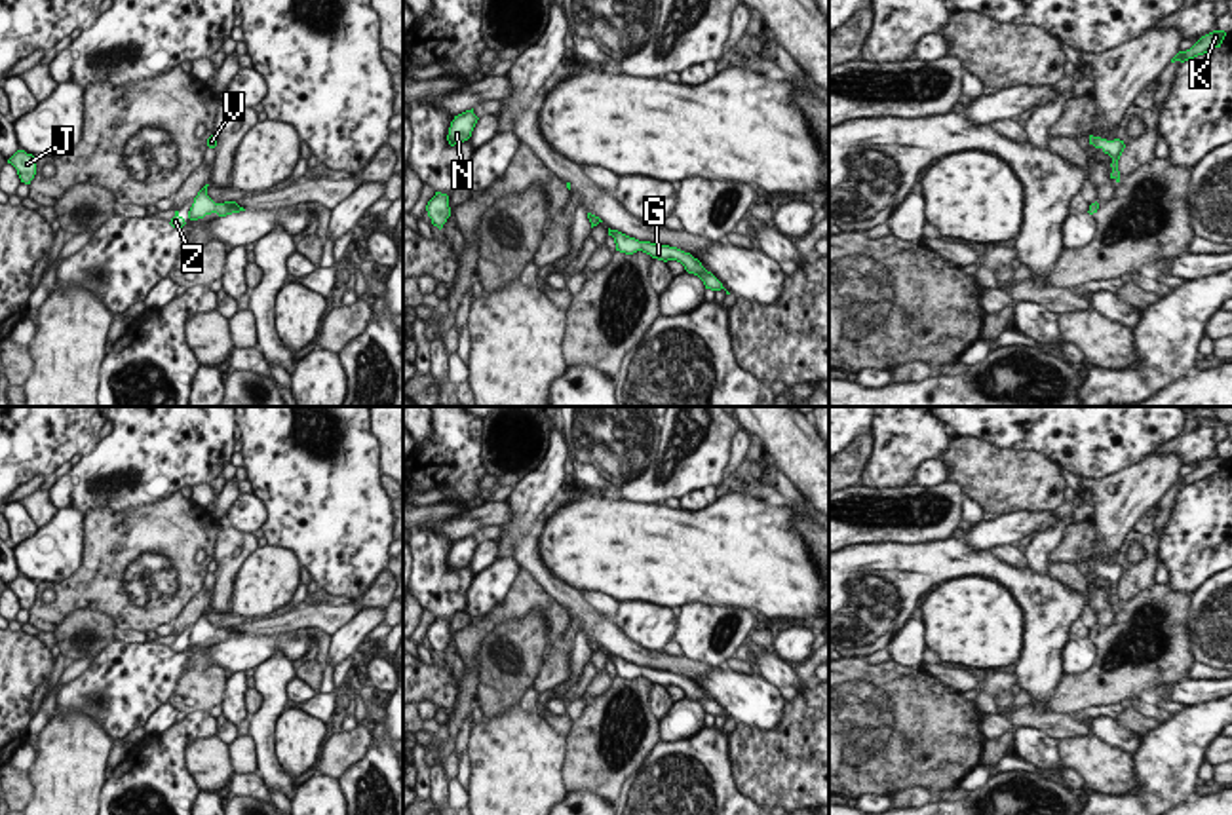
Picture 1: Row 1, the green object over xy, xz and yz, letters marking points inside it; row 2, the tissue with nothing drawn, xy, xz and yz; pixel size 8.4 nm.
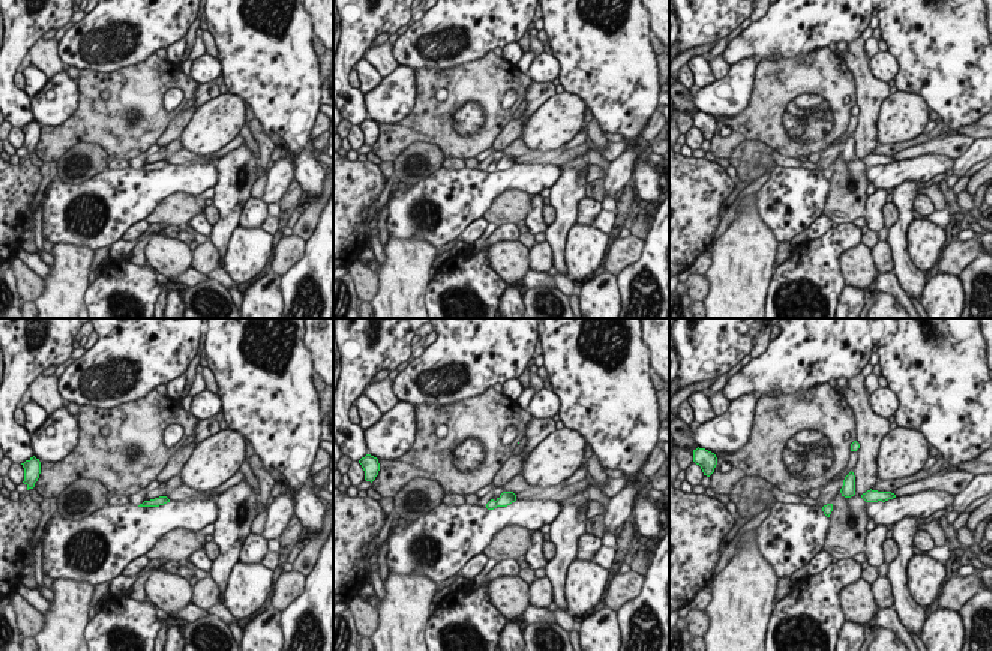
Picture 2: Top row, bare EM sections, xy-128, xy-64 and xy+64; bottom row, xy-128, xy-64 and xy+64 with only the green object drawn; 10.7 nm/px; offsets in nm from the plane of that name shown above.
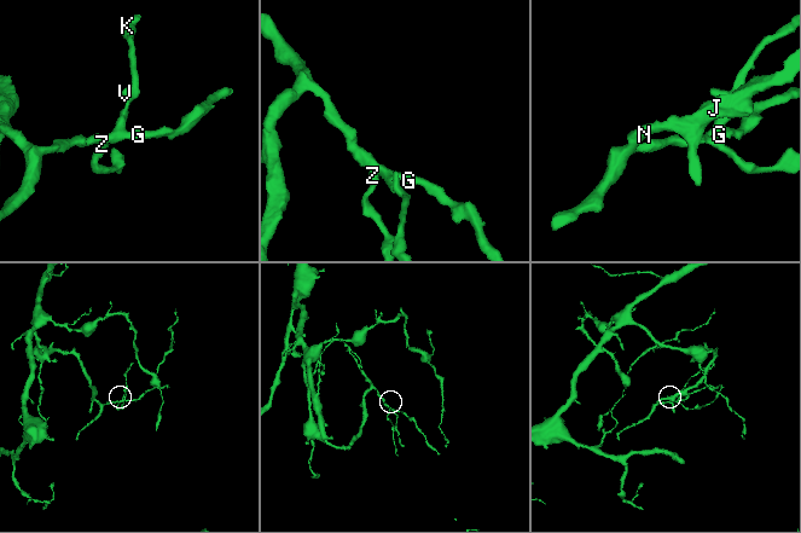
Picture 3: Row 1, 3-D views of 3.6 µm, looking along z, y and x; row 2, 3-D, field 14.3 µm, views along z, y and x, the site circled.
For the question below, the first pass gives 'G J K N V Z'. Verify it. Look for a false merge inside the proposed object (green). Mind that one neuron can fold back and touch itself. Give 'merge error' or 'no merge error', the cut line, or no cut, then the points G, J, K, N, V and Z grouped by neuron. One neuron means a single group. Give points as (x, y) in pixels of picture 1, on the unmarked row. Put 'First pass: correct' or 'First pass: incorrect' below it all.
no merge error; no cut; G J K N V Z
First pass: correct

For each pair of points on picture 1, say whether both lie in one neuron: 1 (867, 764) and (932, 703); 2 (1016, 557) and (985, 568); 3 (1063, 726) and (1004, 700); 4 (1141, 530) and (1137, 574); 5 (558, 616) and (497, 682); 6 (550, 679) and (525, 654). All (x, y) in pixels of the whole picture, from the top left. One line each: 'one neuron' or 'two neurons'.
1: one neuron
2: two neurons
3: one neuron
4: one neuron
5: two neurons
6: two neurons

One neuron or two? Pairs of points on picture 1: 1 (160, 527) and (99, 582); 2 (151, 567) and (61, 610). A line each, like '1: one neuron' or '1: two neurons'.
1: one neuron
2: one neuron

